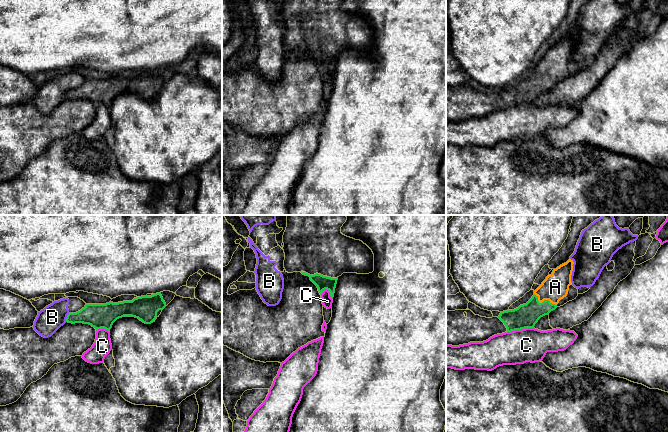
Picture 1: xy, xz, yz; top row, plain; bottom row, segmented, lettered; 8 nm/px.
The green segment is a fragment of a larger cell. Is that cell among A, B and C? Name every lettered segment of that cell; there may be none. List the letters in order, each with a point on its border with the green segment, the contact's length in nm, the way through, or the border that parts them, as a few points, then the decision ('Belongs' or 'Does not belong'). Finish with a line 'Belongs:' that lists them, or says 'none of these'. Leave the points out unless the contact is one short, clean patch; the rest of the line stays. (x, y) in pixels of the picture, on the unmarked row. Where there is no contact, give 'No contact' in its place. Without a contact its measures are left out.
A: Touches green at yz (544, 76). Shared border 200 nm. Belongs
B: Touches green at xy (67, 93). Shared border 80 nm. Boundary: xy (69, 89), (65, 97). Does not belong
C: Touches green at yz (520, 105). Shared border 220 nm. Boundary: yz (533, 102), (507, 108). Does not belong
Belongs: A

